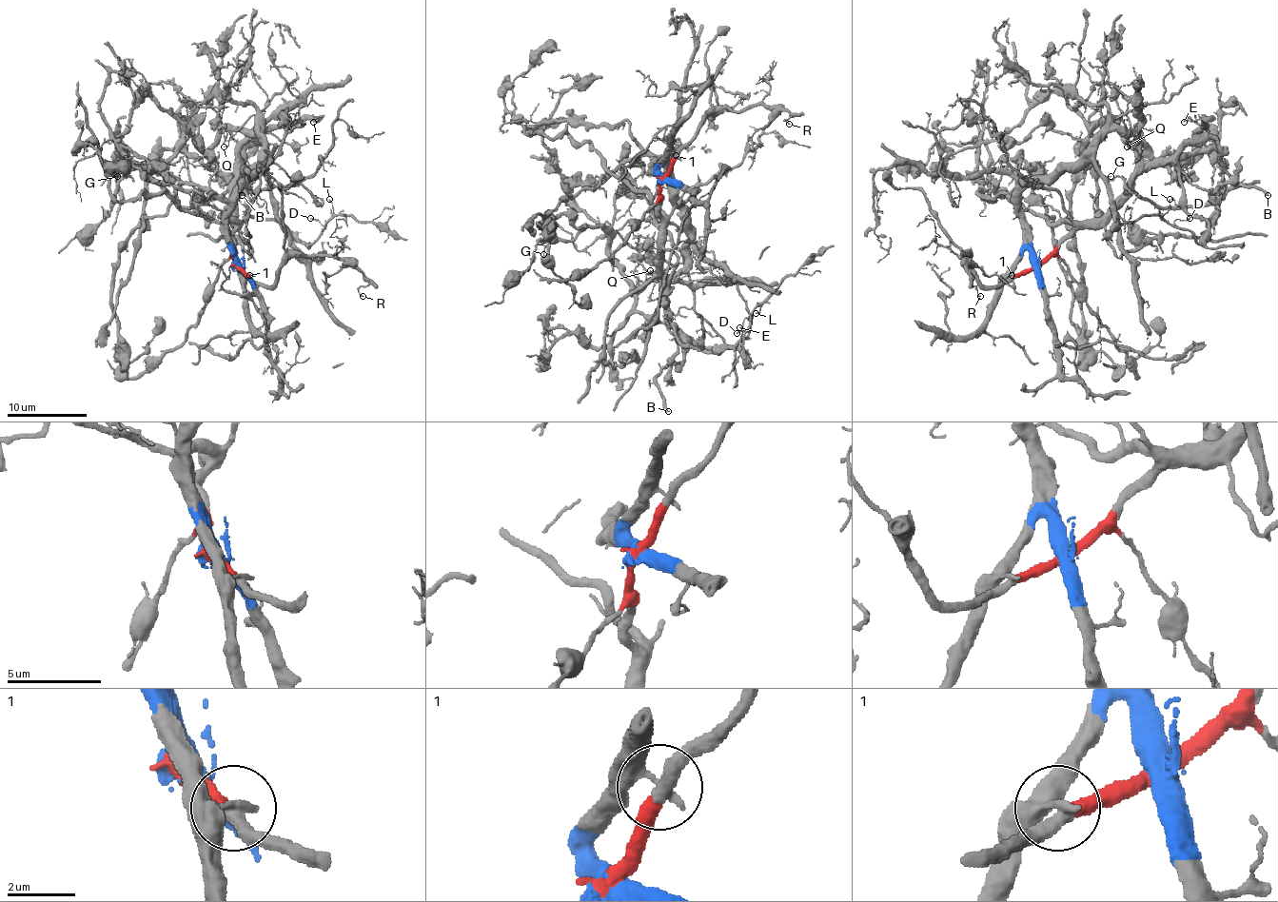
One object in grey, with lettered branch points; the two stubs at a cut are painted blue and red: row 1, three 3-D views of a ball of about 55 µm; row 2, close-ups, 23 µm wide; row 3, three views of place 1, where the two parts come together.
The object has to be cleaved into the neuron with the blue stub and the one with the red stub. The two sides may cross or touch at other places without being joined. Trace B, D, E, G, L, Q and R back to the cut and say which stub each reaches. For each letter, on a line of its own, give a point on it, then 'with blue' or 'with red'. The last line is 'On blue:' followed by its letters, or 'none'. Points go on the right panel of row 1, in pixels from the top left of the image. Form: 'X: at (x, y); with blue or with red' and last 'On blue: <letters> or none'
B: at (1268, 195); with red
D: at (1189, 218); with red
E: at (1184, 122); with red
G: at (1110, 176); with blue
L: at (1169, 199); with red
Q: at (1127, 147); with blue
R: at (980, 296); with red
On blue: G, Q

